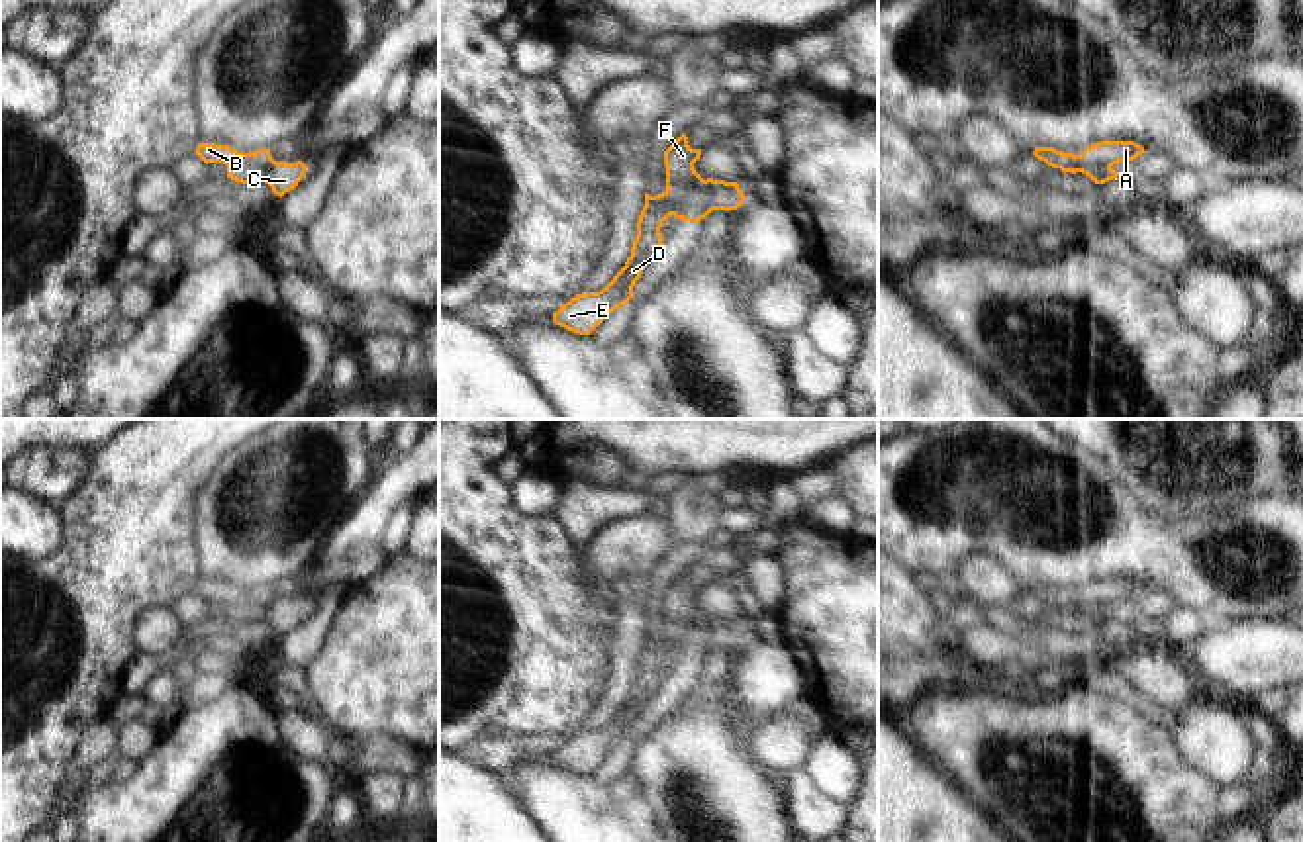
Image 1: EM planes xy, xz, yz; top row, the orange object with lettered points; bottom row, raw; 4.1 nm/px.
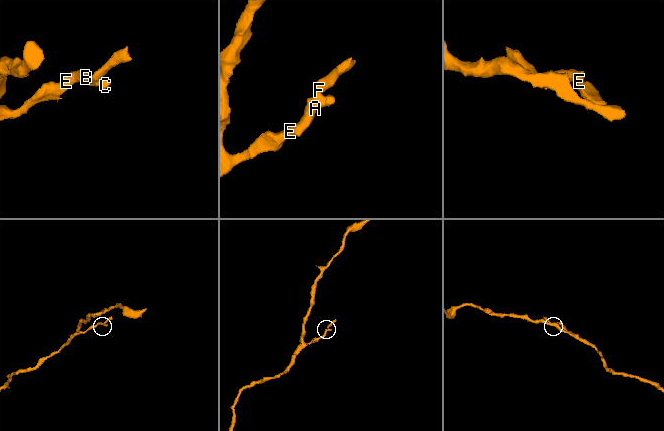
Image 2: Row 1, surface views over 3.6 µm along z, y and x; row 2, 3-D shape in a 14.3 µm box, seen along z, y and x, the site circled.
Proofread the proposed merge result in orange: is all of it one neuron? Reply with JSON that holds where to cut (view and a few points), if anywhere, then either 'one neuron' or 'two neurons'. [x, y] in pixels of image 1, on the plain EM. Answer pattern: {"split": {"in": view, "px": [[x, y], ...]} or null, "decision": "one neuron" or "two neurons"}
{"split": null, "decision": "one neuron"}

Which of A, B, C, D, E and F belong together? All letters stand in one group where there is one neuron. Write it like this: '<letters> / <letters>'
A B C D E F

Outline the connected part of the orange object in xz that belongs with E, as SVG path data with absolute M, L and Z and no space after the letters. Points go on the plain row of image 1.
M682 572L666 589L666 629L658 634L645 631L645 644L637 660L631 695L613 719L598 730L582 730L553 752L553 760L572 772L590 773L609 752L633 736L633 725L643 707L658 693L660 666L674 654L684 660L701 660L713 648L737 648L747 636L737 621L703 619L694 601L701 587L688 584Z

